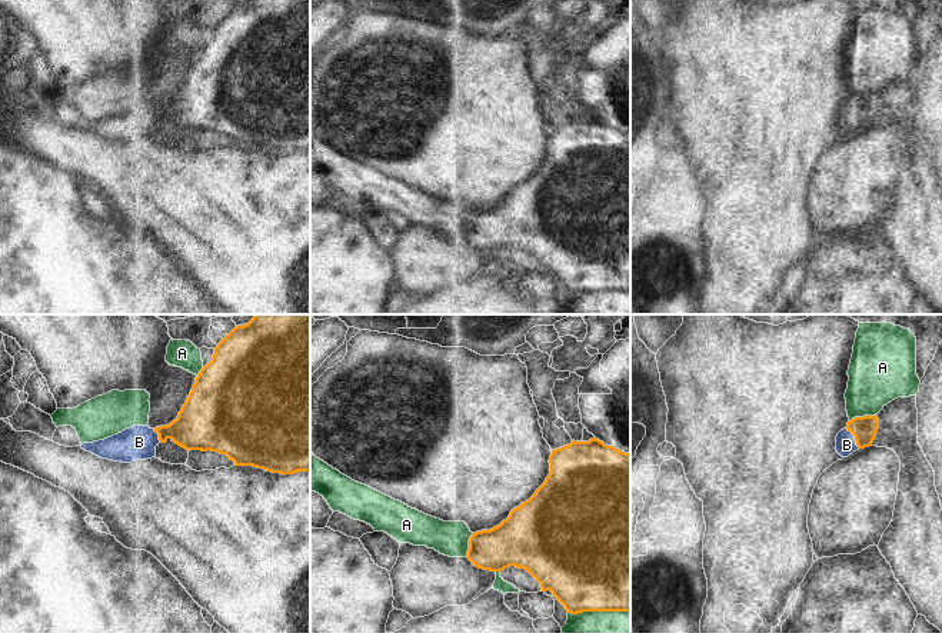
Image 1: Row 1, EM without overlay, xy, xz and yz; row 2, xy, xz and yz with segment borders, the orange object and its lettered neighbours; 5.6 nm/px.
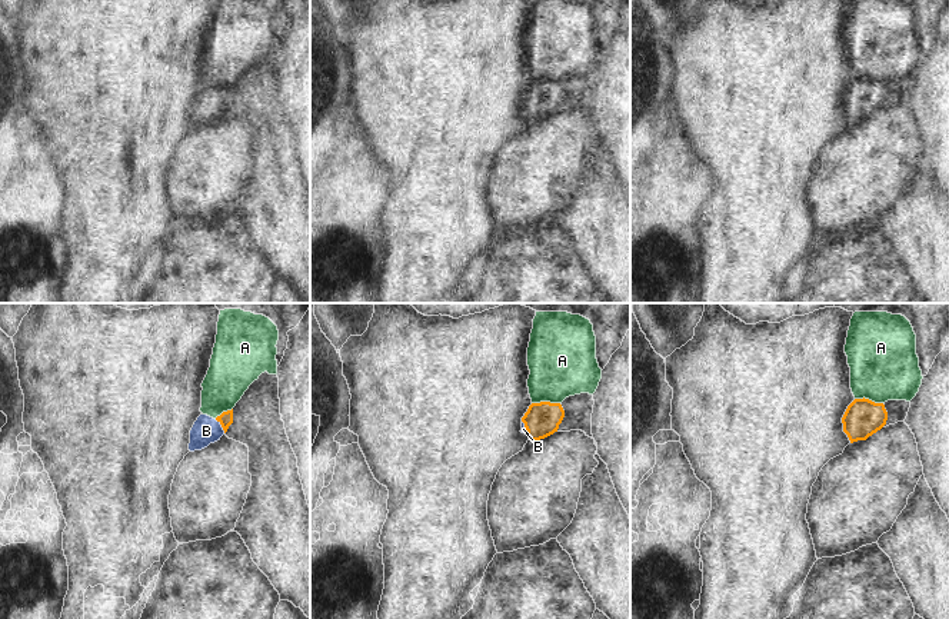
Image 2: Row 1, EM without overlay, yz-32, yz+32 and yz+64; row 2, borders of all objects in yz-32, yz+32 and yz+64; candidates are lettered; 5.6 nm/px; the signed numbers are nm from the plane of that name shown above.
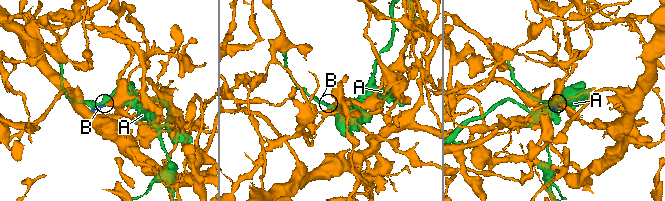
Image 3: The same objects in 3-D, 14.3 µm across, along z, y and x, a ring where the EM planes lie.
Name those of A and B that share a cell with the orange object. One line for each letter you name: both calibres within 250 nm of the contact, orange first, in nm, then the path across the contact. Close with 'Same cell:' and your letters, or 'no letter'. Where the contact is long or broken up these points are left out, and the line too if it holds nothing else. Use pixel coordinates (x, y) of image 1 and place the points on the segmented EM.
B: calibres 140 and 110 nm; way yz (864, 429), (855, 437), (846, 445)
Same cell: B

